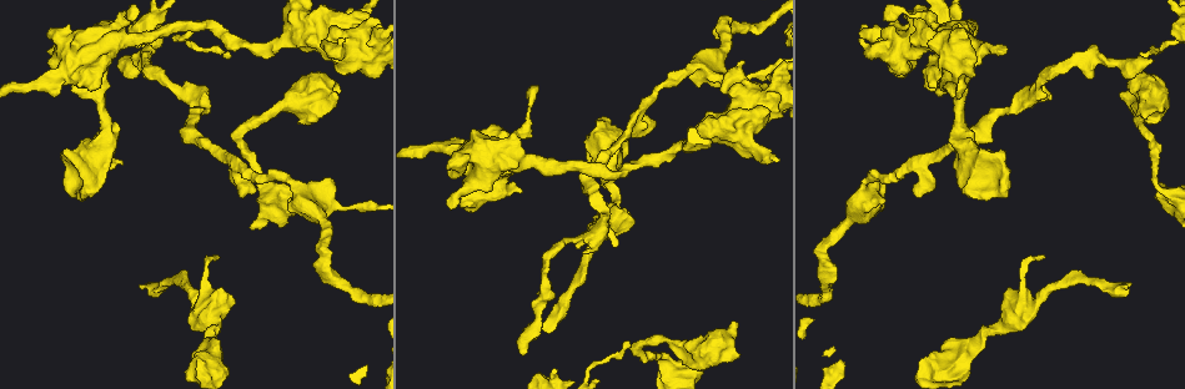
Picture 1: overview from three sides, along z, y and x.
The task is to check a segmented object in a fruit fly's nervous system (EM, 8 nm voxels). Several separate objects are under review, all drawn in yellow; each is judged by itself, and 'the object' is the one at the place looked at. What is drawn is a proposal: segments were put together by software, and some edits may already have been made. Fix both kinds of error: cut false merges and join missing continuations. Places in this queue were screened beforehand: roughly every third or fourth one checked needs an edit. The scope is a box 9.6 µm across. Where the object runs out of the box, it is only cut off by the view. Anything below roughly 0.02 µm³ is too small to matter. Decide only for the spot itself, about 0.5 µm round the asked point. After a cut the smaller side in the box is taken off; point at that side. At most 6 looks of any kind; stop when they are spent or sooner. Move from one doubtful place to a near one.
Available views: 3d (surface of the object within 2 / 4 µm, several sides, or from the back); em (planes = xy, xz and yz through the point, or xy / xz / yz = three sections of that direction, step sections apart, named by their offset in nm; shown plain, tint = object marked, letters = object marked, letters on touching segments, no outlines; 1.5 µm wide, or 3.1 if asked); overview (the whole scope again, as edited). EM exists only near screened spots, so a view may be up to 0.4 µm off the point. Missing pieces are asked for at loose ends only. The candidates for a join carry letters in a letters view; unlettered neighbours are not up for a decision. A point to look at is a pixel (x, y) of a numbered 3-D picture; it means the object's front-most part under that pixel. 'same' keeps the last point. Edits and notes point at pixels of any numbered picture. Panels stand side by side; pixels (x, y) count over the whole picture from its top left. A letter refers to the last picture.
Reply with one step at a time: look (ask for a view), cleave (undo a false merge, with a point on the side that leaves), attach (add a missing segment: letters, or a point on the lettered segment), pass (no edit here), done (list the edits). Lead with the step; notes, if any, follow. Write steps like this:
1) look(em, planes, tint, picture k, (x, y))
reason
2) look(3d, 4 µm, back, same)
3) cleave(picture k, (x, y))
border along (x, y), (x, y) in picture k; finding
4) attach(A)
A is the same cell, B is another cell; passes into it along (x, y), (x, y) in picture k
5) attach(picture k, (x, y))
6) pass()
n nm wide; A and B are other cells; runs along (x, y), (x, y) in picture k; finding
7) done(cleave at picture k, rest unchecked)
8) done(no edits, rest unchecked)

look(3d, 4 µm, picture 1, (1126, 284))
end of a long branch

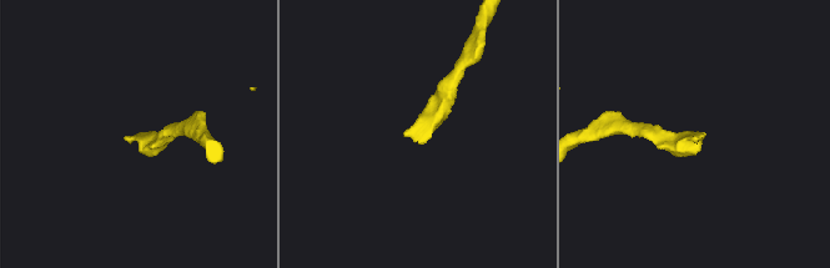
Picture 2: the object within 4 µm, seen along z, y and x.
look(em, planes, letters, picture 2, (127, 140))

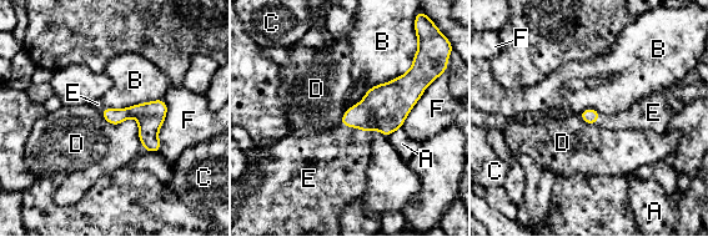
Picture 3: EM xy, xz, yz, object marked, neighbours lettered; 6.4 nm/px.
attach(E)
E is the same cell, A, B, C, D and F are other cells; passes into it along (385, 106), (356, 126), (336, 159) in picture 3; the neuron continues

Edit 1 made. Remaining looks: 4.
look(overview)

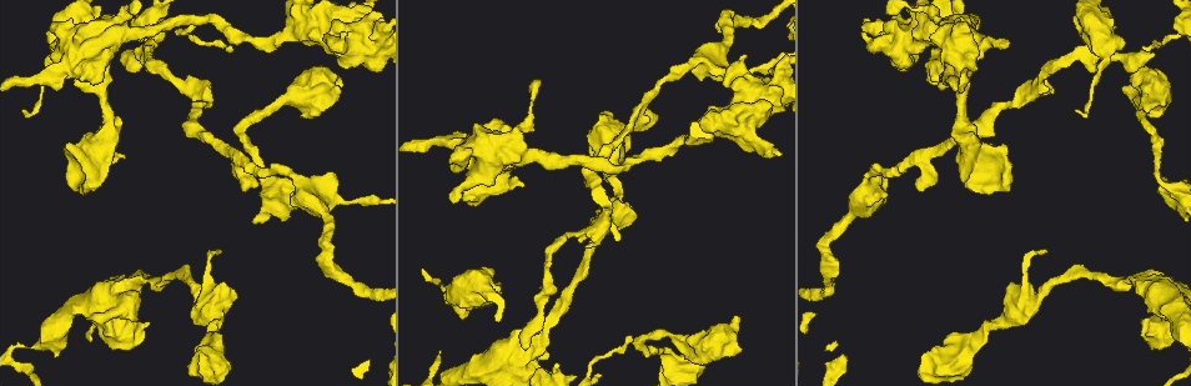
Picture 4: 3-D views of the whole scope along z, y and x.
look(em, planes, letters, picture 4, (967, 22))
thick end

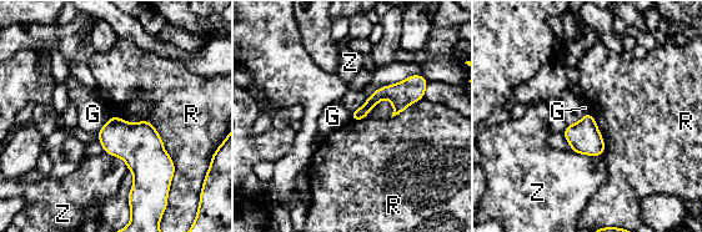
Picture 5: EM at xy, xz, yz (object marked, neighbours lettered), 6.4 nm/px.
pass()
G, R and Z are other cells; runs along (416, 81), (354, 116) in picture 5; none of them fits

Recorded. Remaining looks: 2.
look(em, planes, letters, picture 4, (527, 347))
free end

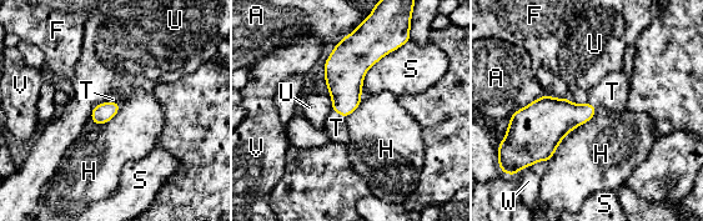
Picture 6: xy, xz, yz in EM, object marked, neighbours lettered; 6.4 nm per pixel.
attach(T)
130 nm wide; T is the same cell, A, F, H, S, U, V and W are other cells; passes into it along (345, 76), (339, 114), (336, 127) in picture 6; the neuron continues

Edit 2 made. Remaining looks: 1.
done(attach at picture 3, attach at picture 6, rest unchecked)

